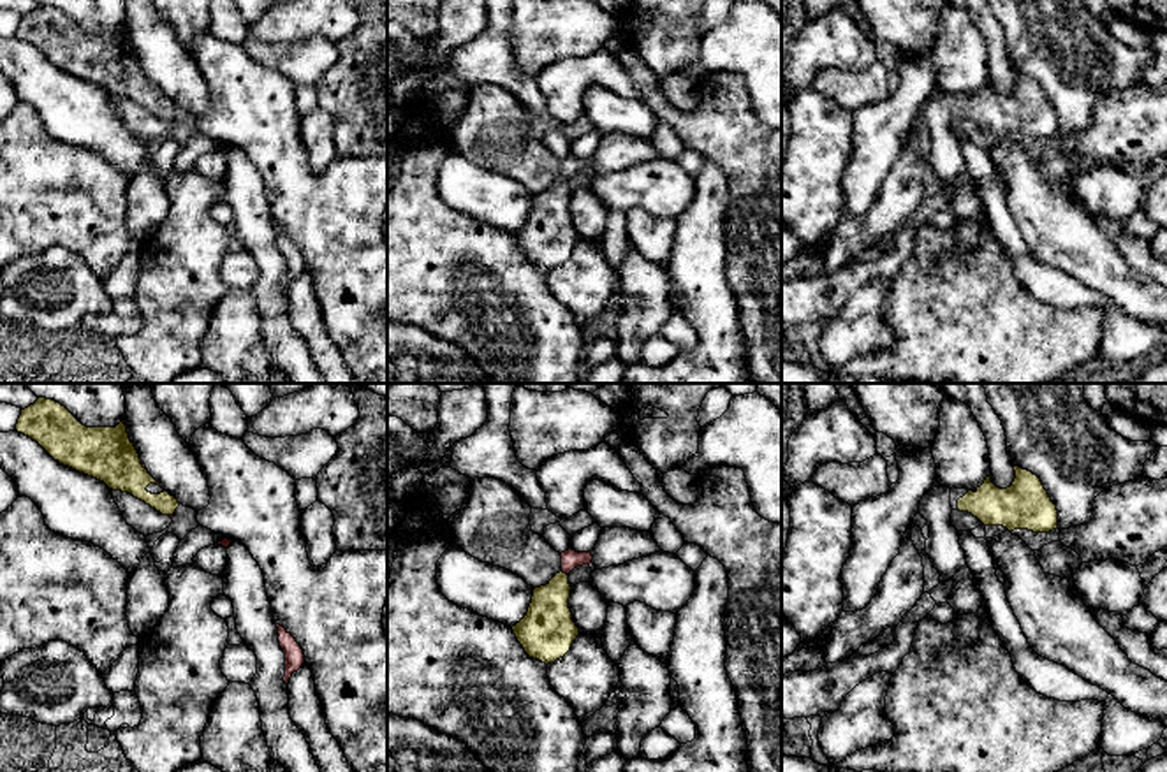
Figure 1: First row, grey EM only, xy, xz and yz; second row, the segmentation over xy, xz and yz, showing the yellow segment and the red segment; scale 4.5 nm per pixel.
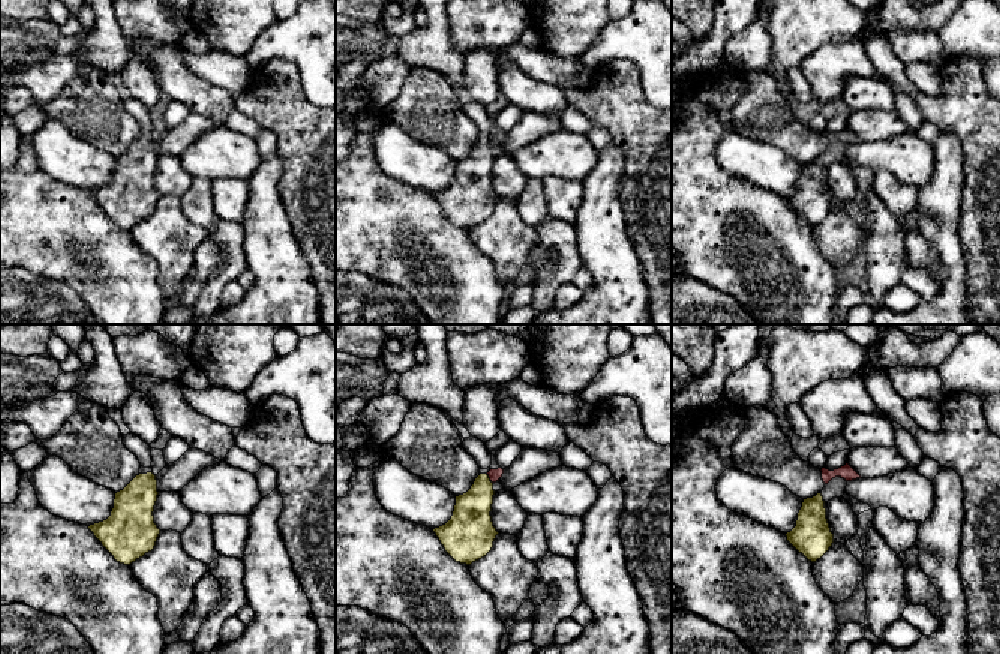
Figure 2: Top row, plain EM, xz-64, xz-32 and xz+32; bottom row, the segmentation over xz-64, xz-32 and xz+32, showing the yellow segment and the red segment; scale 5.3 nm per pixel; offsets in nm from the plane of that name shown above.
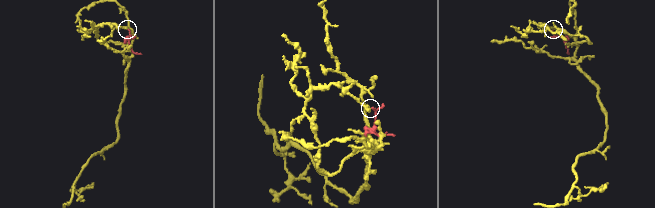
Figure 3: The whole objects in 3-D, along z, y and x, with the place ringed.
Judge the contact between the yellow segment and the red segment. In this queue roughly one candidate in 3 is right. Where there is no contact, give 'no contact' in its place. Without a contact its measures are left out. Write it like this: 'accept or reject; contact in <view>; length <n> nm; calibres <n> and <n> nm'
reject; contact in xz; length 40 nm; calibres 220 and 90 nm

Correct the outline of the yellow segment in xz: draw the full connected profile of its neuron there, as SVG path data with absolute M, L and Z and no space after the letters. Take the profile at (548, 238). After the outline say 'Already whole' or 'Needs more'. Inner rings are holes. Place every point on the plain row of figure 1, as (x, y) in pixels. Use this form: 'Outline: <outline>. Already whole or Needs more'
Outline: M563 178L533 195L526 222L512 232L530 264L549 271L570 257L579 241L569 215L570 195L569 181Z. Already whole

